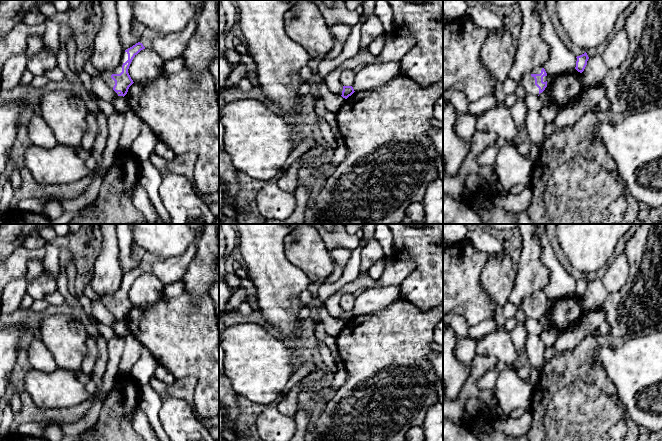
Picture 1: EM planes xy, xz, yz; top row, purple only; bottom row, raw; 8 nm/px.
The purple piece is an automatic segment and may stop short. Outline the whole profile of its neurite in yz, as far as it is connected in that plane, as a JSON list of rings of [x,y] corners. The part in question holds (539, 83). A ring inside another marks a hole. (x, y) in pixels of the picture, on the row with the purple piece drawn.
[[[541,66],[526,72],[522,77],[522,84],[527,94],[539,95],[547,87],[547,73]]]

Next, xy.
[[[138,42],[123,52],[120,64],[114,68],[100,72],[100,77],[110,86],[118,96],[125,96],[129,87],[134,83],[128,69],[133,58],[145,49],[142,43]]]

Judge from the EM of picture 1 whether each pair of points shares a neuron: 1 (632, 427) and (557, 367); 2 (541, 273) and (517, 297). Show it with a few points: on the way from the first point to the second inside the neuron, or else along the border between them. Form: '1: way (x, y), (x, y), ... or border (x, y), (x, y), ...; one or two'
1: way (613, 420), (576, 383); one
2: way (534, 277), (521, 290); one

